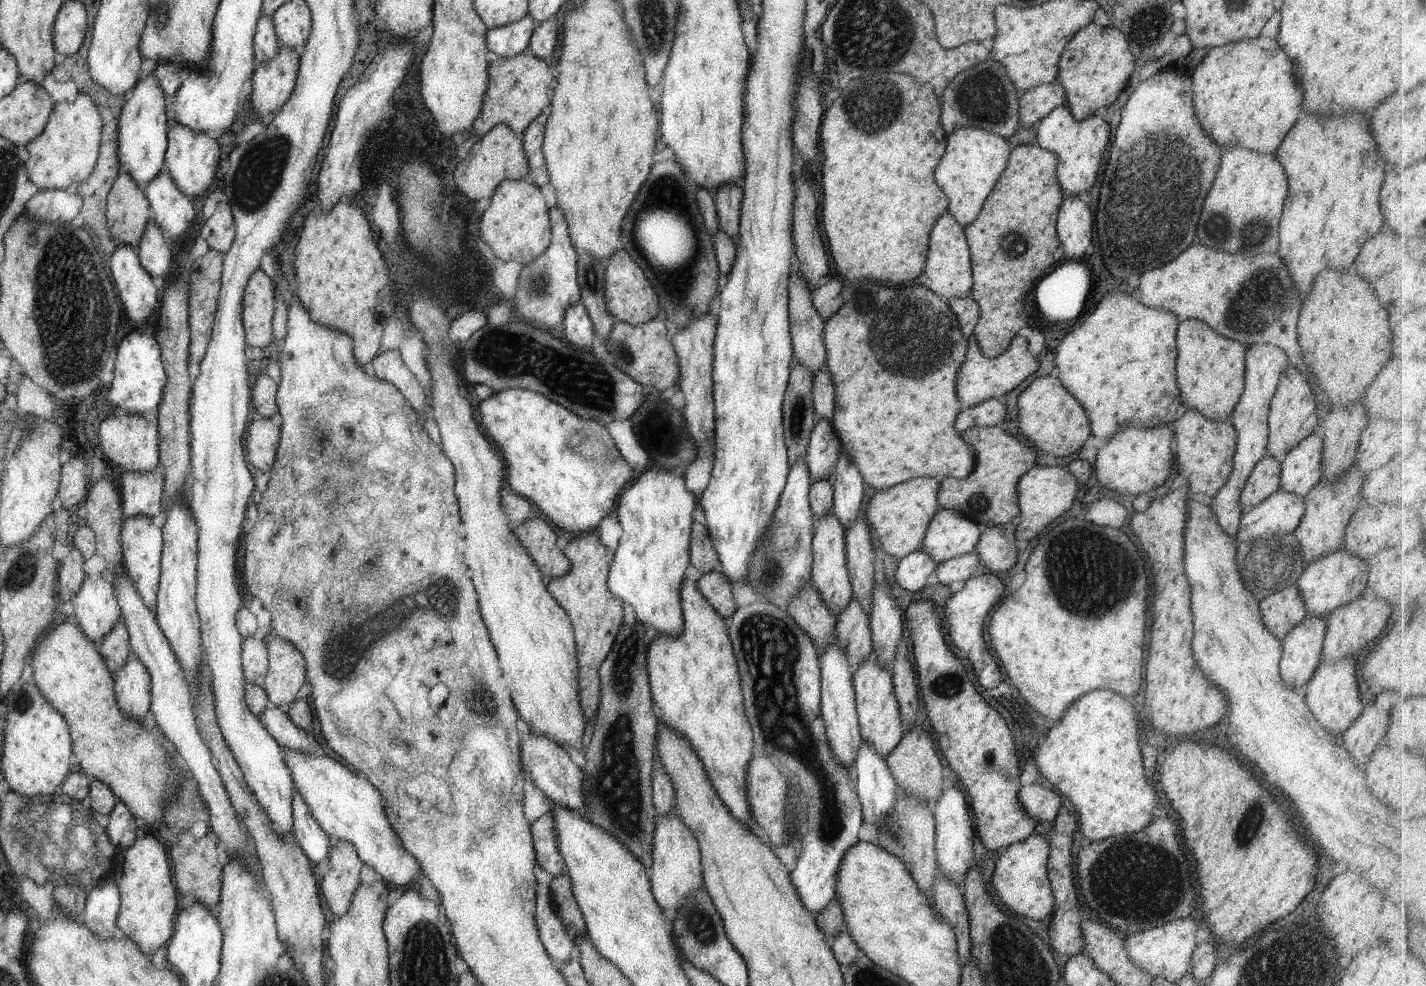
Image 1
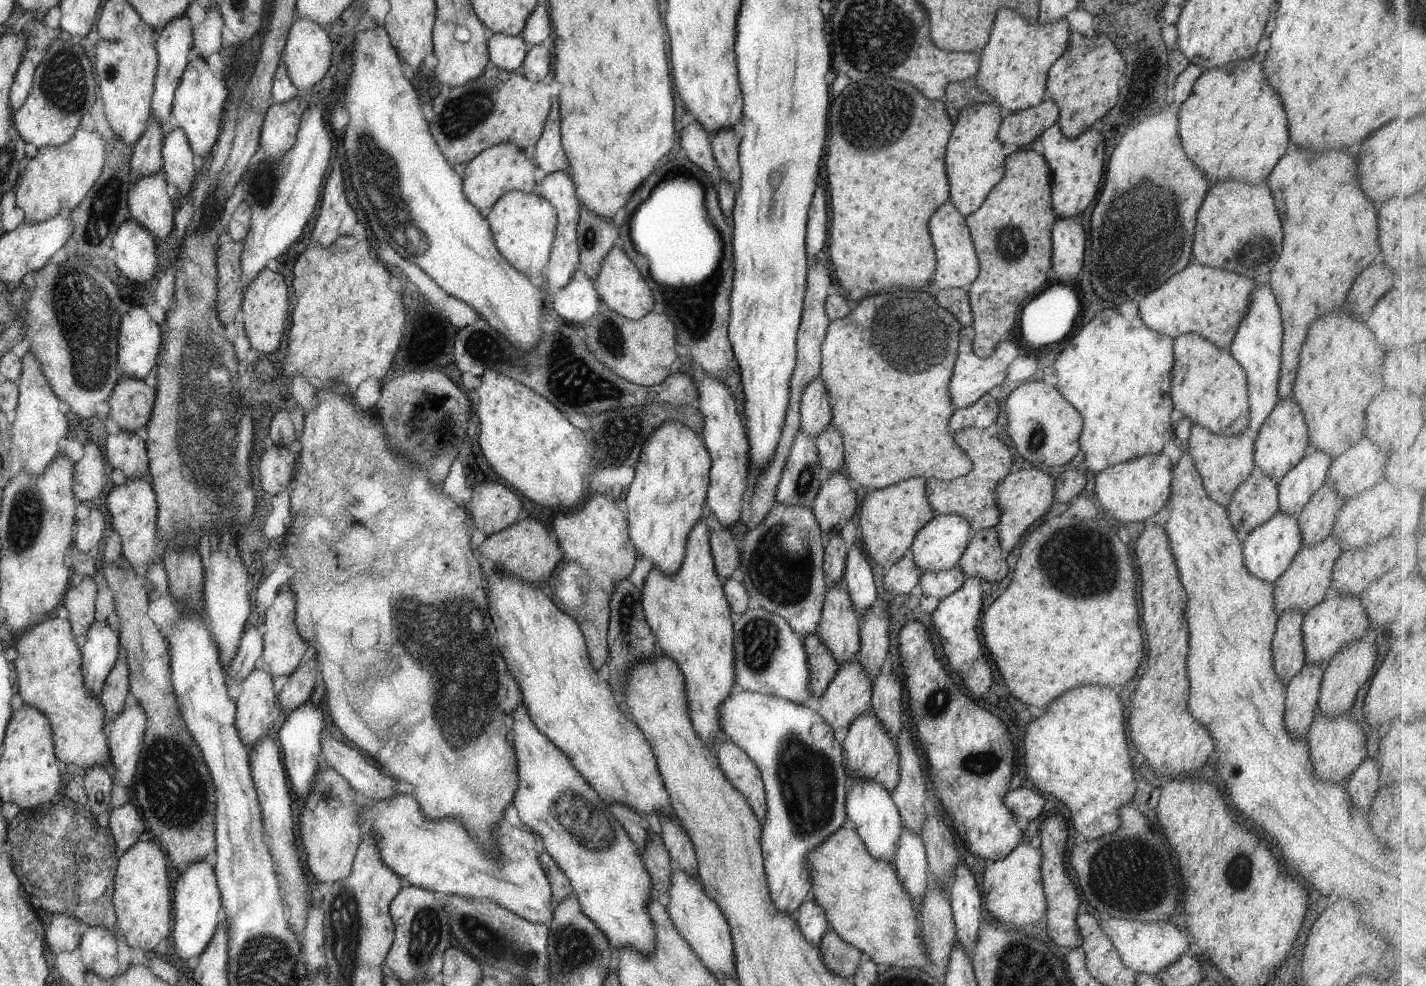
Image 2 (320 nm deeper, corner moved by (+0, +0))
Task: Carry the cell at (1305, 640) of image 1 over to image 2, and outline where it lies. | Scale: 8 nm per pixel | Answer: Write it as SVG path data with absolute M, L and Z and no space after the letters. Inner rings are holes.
M1306 664L1286 686L1286 714L1284 722L1292 738L1302 738L1310 730L1314 714L1318 712L1318 698L1325 667Z

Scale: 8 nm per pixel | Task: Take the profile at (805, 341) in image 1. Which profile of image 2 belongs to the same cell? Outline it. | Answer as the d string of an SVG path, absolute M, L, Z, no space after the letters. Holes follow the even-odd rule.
M816 376L802 392L800 400L801 428L806 436L814 442L824 432L824 428L831 424L832 410L829 402L826 384L820 376Z

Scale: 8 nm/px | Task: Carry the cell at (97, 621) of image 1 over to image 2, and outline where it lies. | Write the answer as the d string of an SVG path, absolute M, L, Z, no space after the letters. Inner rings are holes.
M95 622L88 628L86 642L82 648L86 690L94 696L101 696L106 678L114 669L118 658L118 634L108 622Z

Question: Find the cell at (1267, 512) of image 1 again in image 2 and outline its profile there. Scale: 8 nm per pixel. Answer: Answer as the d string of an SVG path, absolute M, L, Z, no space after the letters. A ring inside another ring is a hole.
M1278 510L1270 520L1260 524L1250 534L1242 538L1243 562L1252 576L1274 583L1278 580L1278 576L1282 576L1286 572L1286 568L1292 564L1292 560L1298 554L1302 544L1302 532L1298 526L1298 517Z

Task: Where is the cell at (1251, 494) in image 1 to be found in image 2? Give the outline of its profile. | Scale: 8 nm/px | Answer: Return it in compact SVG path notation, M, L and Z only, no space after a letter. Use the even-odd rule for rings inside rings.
M1255 466L1252 474L1232 494L1226 512L1232 527L1242 538L1278 512L1277 484Z

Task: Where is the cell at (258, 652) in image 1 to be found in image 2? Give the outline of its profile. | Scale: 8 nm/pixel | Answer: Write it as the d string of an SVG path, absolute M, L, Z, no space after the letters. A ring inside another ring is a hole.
M254 668L242 682L237 701L237 730L242 740L254 744L262 740L270 728L270 712L276 706L272 675Z

